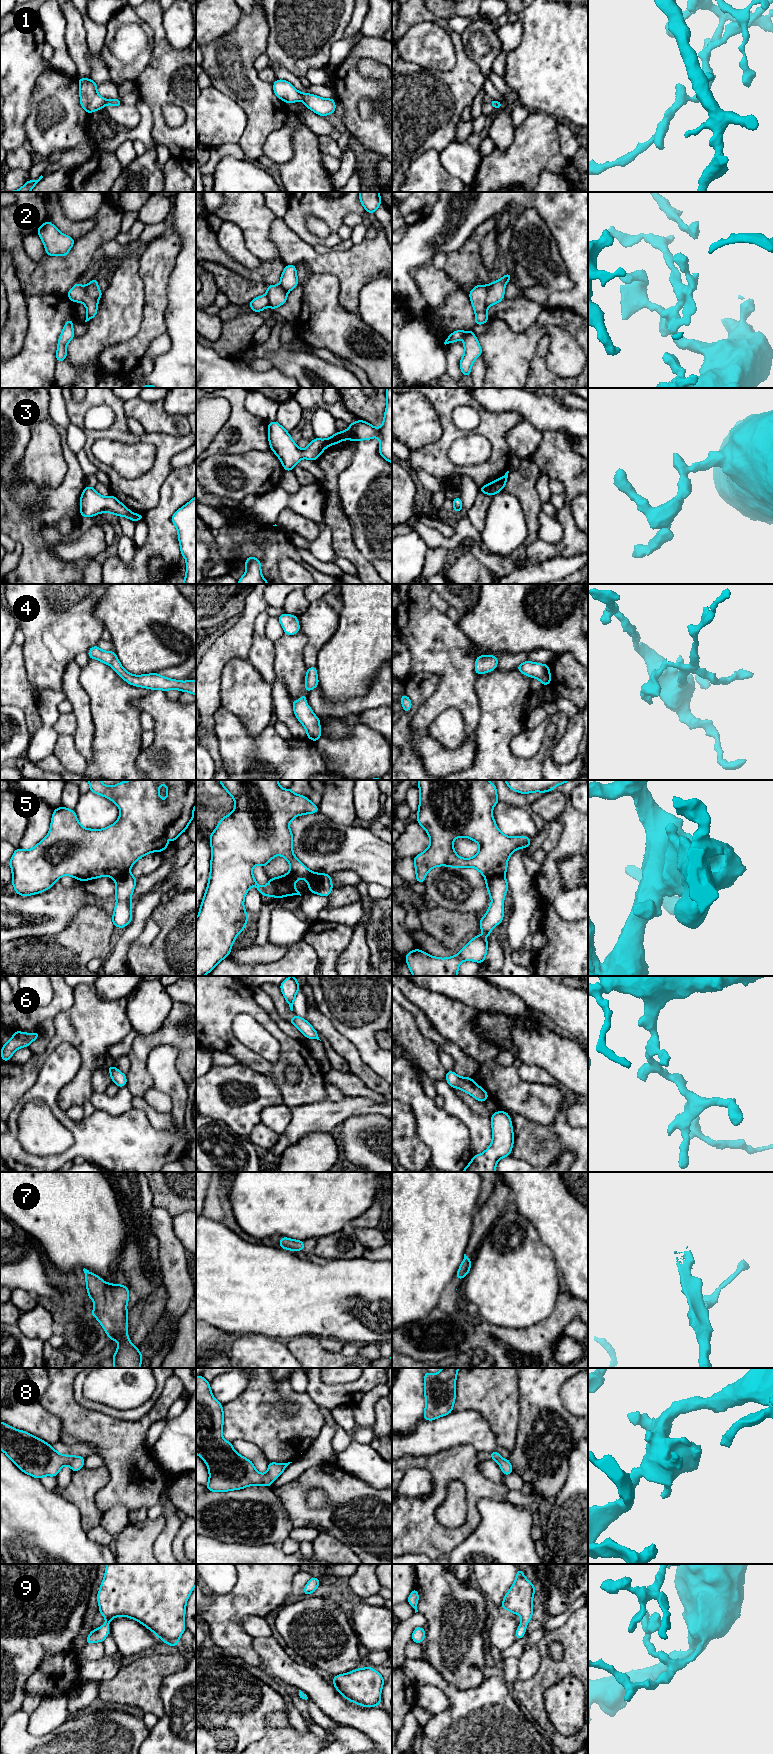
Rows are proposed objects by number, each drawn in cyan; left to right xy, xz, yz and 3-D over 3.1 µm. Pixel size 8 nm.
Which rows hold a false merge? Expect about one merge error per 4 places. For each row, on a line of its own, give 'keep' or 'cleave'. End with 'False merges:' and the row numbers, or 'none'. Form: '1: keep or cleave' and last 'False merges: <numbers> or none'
1: keep
2: keep
3: keep
4: keep
5: cleave
6: keep
7: keep
8: keep
9: keep
False merges: 5

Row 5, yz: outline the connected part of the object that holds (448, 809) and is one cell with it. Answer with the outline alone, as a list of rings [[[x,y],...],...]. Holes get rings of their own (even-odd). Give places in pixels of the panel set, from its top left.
[[[419,780],[419,807],[417,823],[421,825],[430,838],[429,847],[413,858],[417,883],[424,883],[427,873],[434,867],[448,866],[451,868],[473,867],[485,879],[505,875],[507,862],[511,854],[520,848],[528,848],[532,839],[526,836],[506,836],[497,827],[493,818],[493,807],[500,802],[496,785],[489,780]],[[458,837],[469,838],[479,844],[479,851],[472,858],[461,858],[453,848],[453,842]]]

